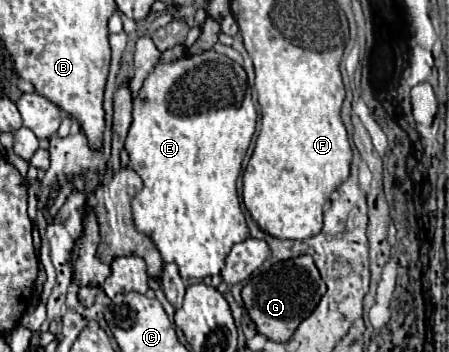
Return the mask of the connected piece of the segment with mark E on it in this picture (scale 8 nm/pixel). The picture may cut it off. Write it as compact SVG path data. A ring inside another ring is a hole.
M206 51L200 55L188 55L182 59L176 59L172 63L160 63L144 81L138 99L134 101L134 111L132 111L132 125L126 137L126 151L130 155L130 167L142 177L144 187L140 193L136 193L136 197L132 199L132 213L134 213L134 223L136 229L140 233L146 233L148 237L152 237L152 241L156 243L158 251L162 253L162 259L166 263L176 263L180 269L182 279L204 279L204 277L212 277L212 275L220 275L220 271L224 269L224 259L228 257L228 251L232 249L234 243L244 241L248 237L248 225L246 225L246 217L242 213L240 207L240 199L238 199L238 191L236 191L236 181L238 175L242 171L242 161L246 157L246 151L250 147L252 135L256 131L256 109L254 103L250 99L250 103L246 103L246 95L248 95L248 79L246 79L246 71L234 63L232 59L228 59L226 55L218 55L216 51Z

